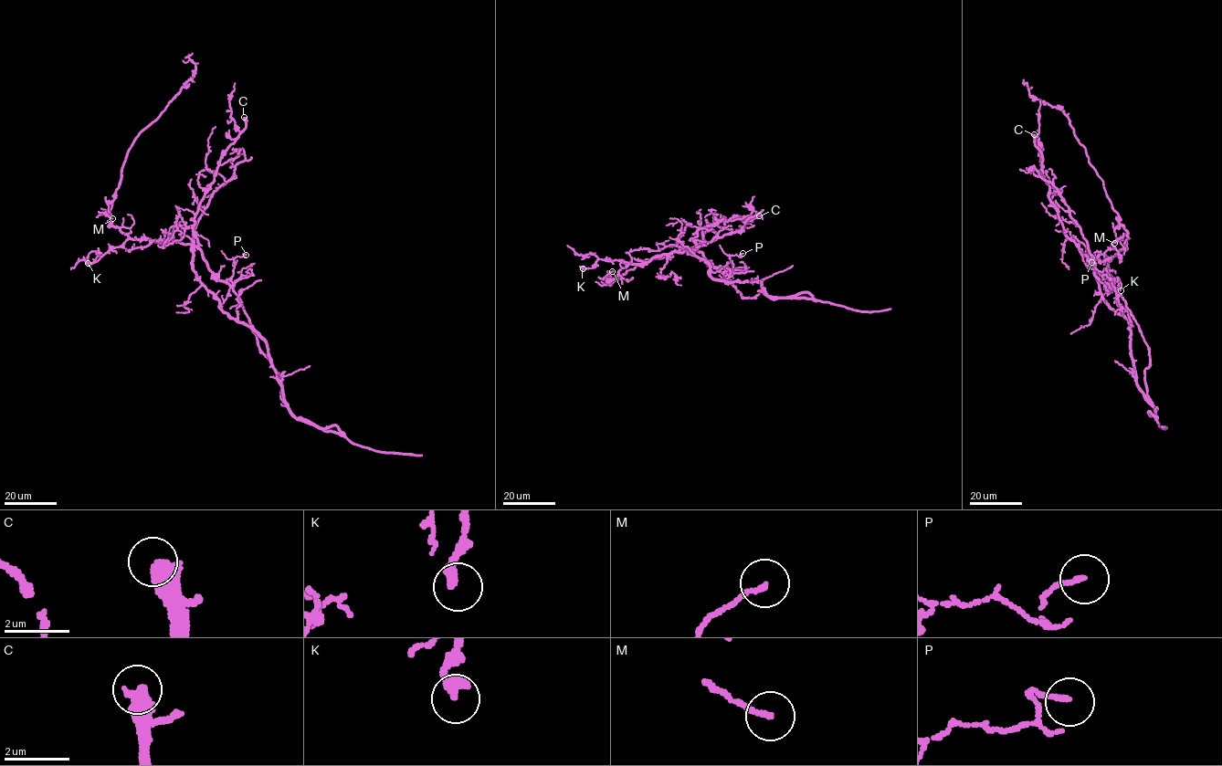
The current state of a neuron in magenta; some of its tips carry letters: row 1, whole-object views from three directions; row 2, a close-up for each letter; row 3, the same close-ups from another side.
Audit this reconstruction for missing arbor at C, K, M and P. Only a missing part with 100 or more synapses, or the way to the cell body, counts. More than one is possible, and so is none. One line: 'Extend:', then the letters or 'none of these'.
Extend: C

